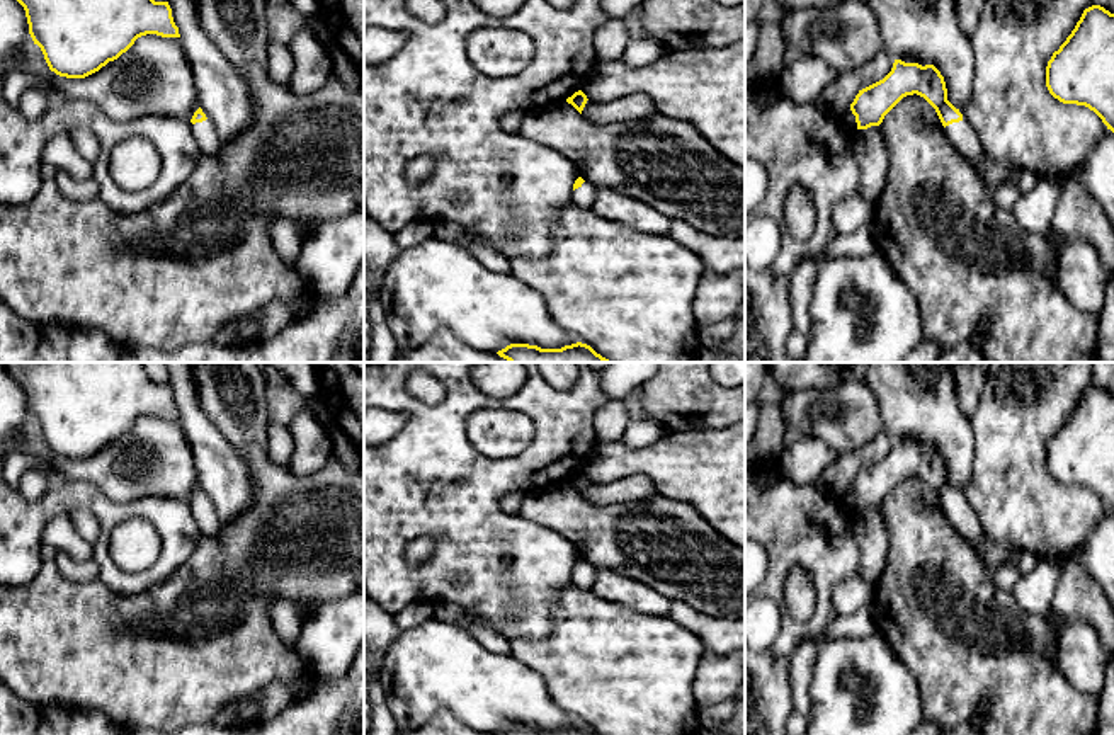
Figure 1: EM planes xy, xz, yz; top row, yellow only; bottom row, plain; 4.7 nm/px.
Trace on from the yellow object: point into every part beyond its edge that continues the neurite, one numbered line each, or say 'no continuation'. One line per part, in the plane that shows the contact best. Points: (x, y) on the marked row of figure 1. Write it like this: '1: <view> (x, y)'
1: yz (965, 140)

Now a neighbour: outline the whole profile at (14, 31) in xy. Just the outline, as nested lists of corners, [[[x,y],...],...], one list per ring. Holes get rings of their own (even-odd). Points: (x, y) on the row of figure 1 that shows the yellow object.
[[[0,0],[0,68],[15,65],[32,44],[24,7],[17,0]]]

